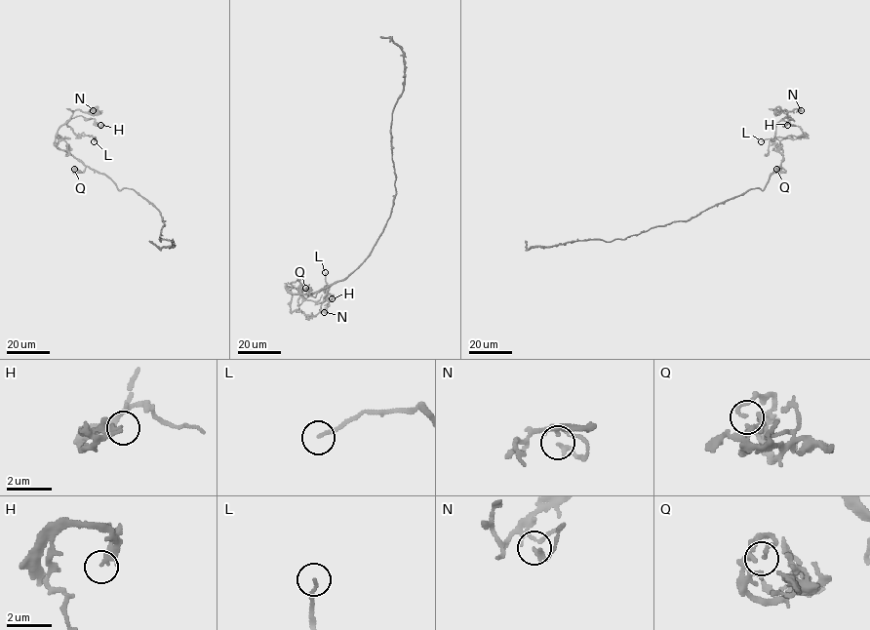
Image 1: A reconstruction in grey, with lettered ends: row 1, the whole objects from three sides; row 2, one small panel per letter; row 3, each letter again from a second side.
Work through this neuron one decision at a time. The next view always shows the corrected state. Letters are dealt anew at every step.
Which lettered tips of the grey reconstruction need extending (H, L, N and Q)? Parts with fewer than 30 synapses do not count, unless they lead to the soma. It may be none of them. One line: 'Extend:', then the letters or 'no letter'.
Extend: no letter

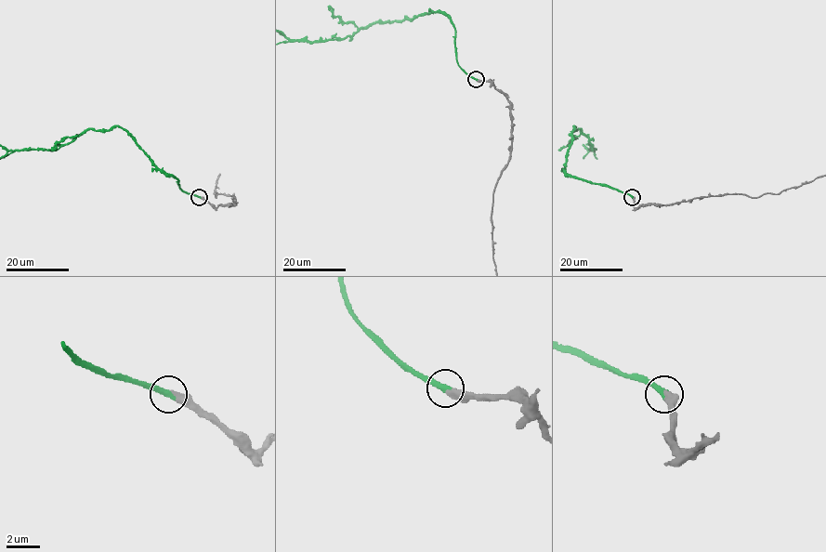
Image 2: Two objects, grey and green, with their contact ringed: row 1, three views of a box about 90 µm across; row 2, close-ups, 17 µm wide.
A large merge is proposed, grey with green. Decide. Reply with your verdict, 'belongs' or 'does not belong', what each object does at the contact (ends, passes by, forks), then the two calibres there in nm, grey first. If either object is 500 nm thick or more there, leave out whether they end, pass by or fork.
belongs; grey ends there; green ends there; 440 nm thick on the grey side, 360 nm on the other

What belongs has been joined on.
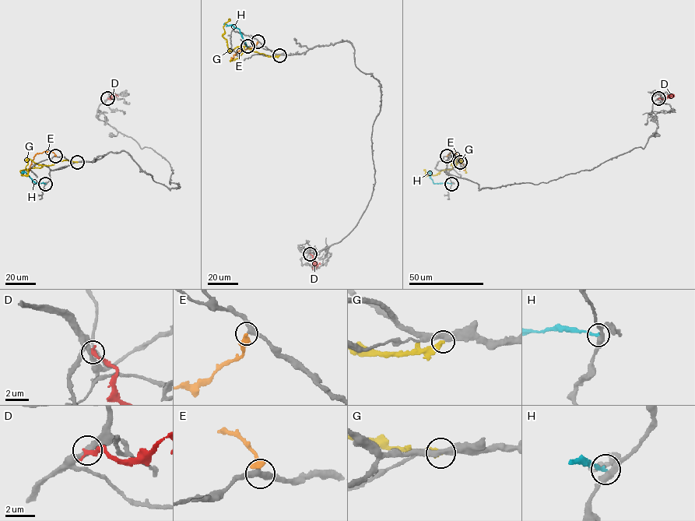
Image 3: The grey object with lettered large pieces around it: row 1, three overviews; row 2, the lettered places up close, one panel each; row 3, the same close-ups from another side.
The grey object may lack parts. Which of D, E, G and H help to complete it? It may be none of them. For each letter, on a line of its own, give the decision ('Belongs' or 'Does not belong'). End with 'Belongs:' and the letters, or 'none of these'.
D: Does not belong
E: Belongs
G: Does not belong
H: Does not belong
Belongs: E

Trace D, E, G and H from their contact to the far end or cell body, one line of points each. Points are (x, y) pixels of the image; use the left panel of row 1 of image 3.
D: (107, 98), (110, 99), (115, 94), (118, 96)
E: (55, 156), (50, 152), (37, 153), (31, 161), (30, 170)
G: (77, 162), (64, 160), (44, 165), (27, 159), (26, 168), (20, 171), (21, 175), (26, 174), (27, 169)
H: (45, 183), (36, 183), (22, 171)

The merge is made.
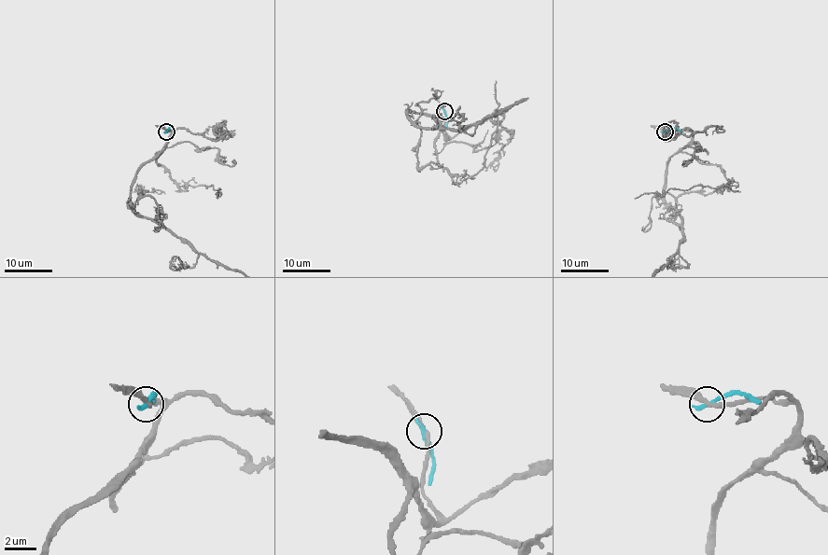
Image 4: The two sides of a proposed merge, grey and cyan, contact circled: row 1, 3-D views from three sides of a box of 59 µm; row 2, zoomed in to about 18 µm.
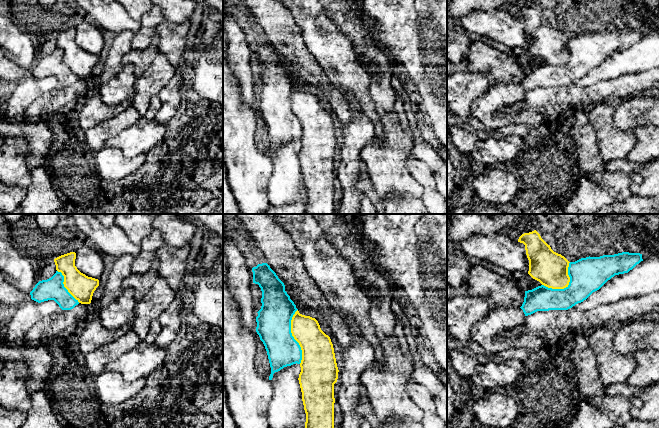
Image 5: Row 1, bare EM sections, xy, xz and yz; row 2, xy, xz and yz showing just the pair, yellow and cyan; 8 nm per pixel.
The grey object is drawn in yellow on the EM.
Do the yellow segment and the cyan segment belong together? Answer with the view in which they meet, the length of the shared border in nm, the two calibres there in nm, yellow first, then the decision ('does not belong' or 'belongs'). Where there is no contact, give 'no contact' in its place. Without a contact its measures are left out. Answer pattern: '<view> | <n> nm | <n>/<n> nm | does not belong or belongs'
xz | 440 nm | 260/280 nm | does not belong

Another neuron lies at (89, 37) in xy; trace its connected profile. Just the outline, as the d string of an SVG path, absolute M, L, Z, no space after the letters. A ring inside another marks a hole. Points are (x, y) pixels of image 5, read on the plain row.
M89 19L80 22L75 29L77 45L88 53L99 55L104 48L102 29Z

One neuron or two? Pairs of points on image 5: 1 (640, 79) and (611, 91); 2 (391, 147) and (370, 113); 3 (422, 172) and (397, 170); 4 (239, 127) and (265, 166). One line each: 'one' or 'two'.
1: one
2: two
3: two
4: one

